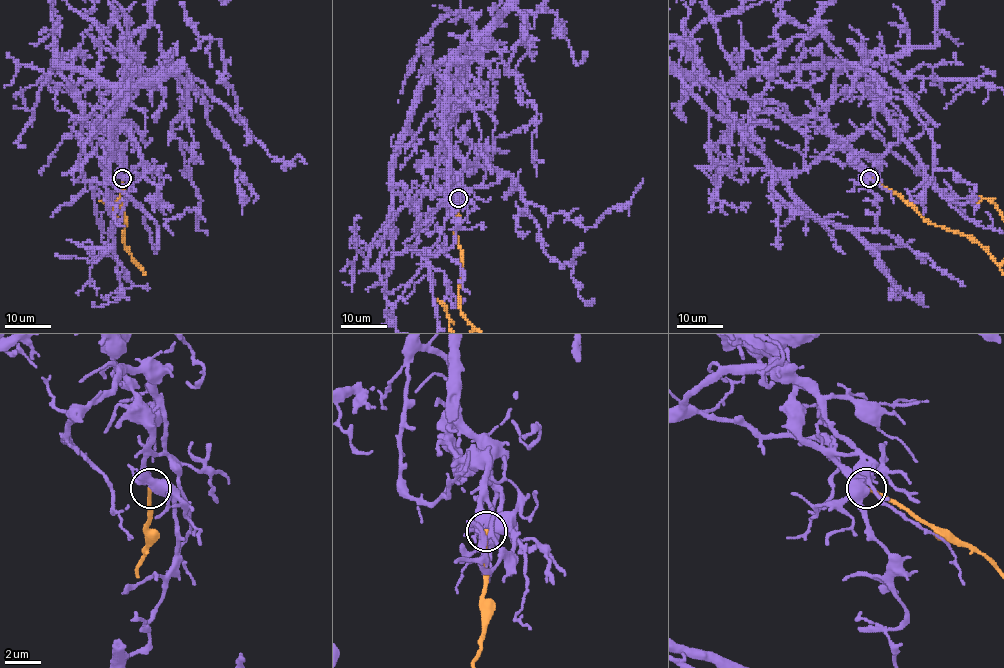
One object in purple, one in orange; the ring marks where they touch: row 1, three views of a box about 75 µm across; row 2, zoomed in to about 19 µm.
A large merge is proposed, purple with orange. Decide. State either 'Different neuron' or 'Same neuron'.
Different neuron

